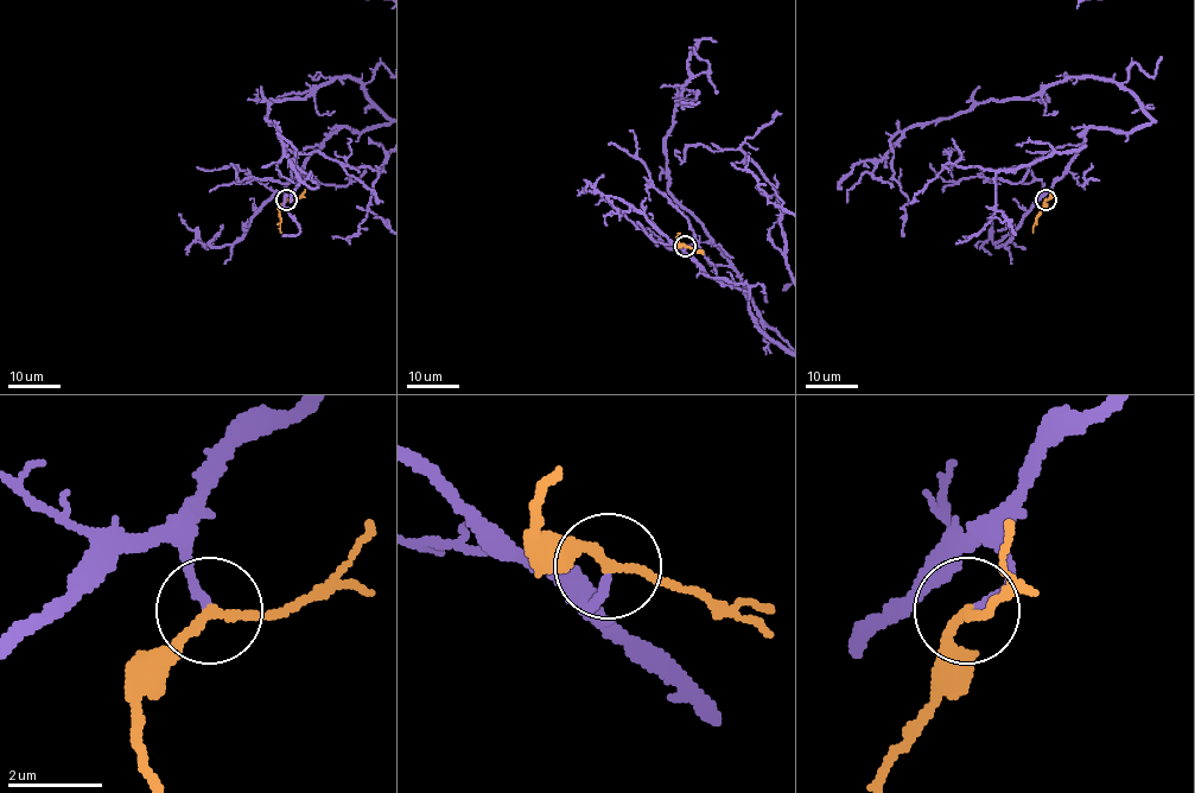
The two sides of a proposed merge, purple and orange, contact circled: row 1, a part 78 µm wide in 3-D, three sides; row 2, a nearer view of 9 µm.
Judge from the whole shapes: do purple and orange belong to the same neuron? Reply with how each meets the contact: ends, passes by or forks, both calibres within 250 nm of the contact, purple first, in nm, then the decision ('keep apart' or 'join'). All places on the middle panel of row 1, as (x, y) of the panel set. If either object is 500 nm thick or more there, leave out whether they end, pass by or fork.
purple ends | orange passes by | 190/190 nm | join

